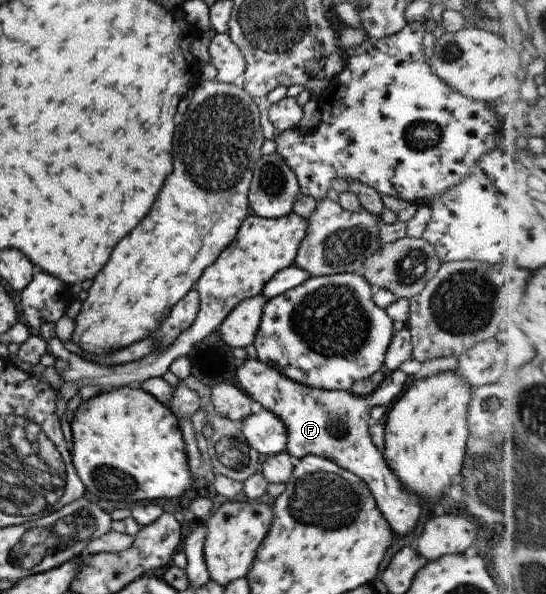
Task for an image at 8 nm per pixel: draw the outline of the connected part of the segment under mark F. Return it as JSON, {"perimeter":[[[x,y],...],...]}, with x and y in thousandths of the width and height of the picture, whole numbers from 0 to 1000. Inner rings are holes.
{"perimeter":[[[473,603],[449,604],[432,628],[443,657],[522,712],[527,727],[526,763],[542,769],[542,774],[562,766],[590,768],[661,803],[681,828],[690,855],[712,875],[722,912],[758,894],[771,869],[767,838],[756,830],[747,832],[731,803],[707,779],[700,758],[683,747],[676,714],[679,689],[723,677],[753,640],[747,630],[733,621],[709,625],[705,636],[678,663],[656,667],[641,655],[603,657],[546,645],[515,630],[511,621],[478,611]]]}

